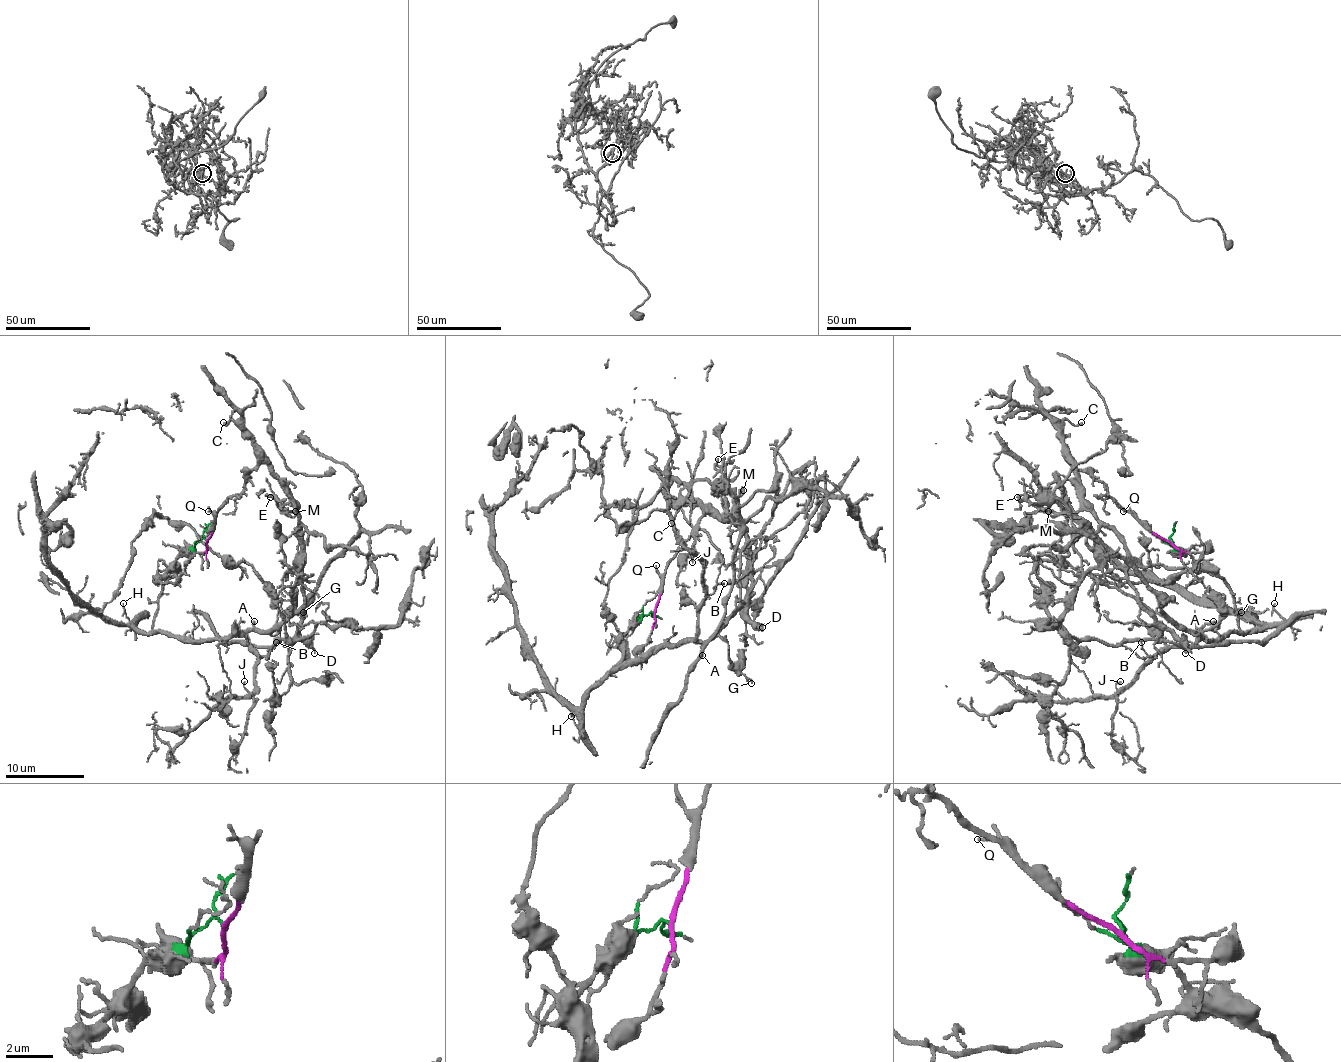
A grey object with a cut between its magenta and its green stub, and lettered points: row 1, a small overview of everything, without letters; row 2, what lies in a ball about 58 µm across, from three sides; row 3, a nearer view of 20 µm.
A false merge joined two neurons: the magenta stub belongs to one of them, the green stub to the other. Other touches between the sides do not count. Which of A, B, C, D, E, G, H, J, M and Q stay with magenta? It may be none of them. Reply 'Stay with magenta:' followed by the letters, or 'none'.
Stay with magenta: C, D, E, M, Q

